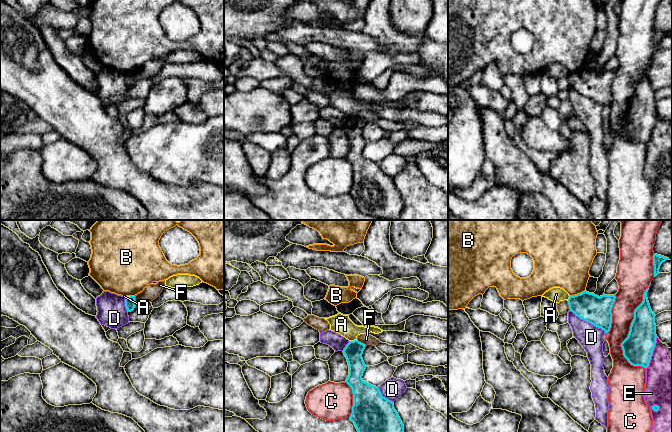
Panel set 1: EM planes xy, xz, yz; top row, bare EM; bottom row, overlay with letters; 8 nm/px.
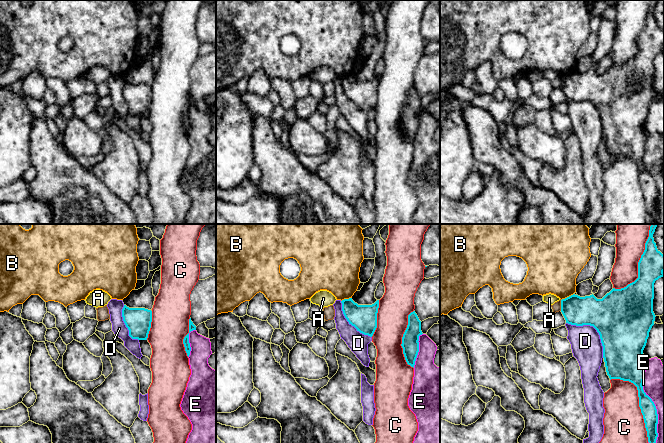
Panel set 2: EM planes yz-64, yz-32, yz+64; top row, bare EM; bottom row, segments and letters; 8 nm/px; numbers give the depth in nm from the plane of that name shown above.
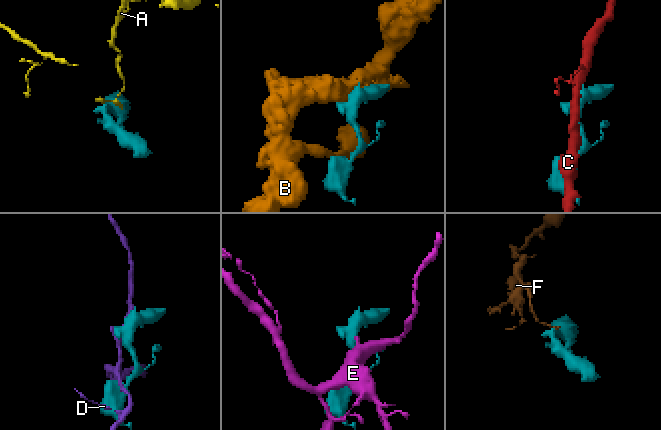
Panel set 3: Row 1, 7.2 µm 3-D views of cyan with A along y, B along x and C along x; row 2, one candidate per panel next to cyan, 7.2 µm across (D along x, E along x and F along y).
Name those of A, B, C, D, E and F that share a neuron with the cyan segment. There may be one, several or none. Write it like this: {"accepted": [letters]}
{"accepted": []}

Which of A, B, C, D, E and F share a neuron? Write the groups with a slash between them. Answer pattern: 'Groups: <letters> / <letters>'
Groups: A / B / C / D / E / F

